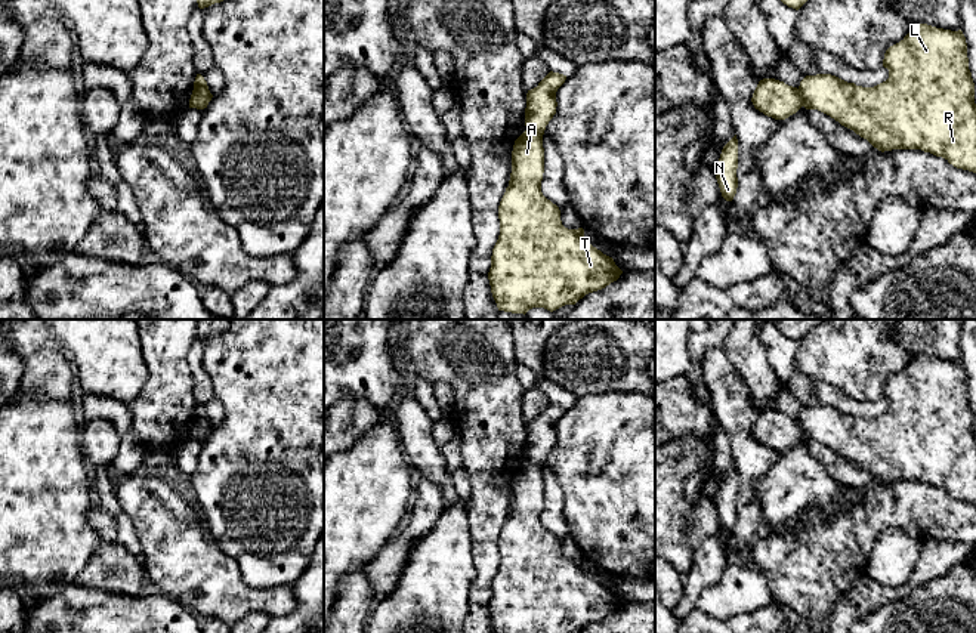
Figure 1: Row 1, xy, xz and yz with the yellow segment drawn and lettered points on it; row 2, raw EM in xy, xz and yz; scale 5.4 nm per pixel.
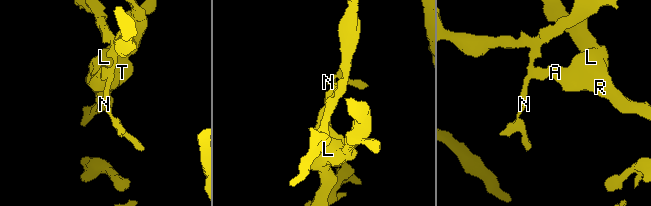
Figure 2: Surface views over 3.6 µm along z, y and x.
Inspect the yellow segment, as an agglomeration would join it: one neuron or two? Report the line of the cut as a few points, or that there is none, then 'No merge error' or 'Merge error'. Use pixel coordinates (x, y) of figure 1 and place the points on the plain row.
No split. No merge error

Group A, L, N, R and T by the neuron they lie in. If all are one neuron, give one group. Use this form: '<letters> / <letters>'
A L N R T

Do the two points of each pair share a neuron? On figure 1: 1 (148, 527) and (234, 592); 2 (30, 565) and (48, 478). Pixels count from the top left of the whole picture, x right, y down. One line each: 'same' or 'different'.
1: same
2: same

